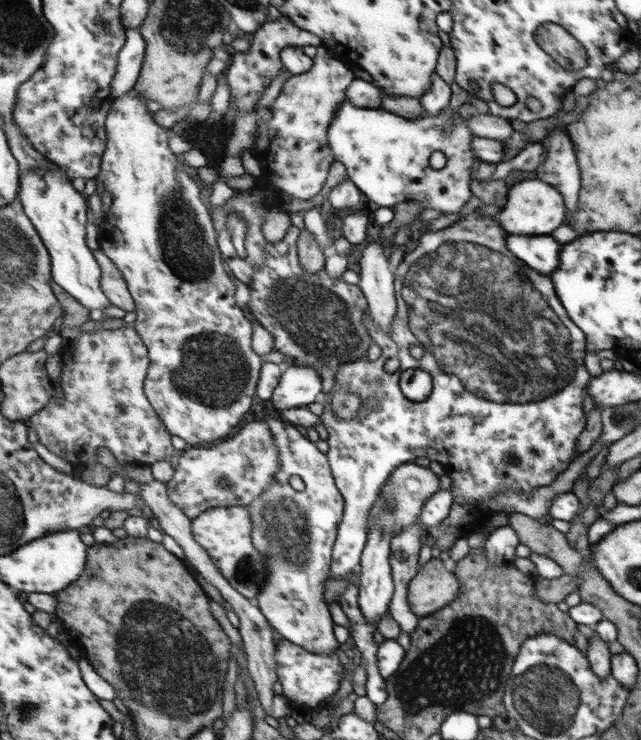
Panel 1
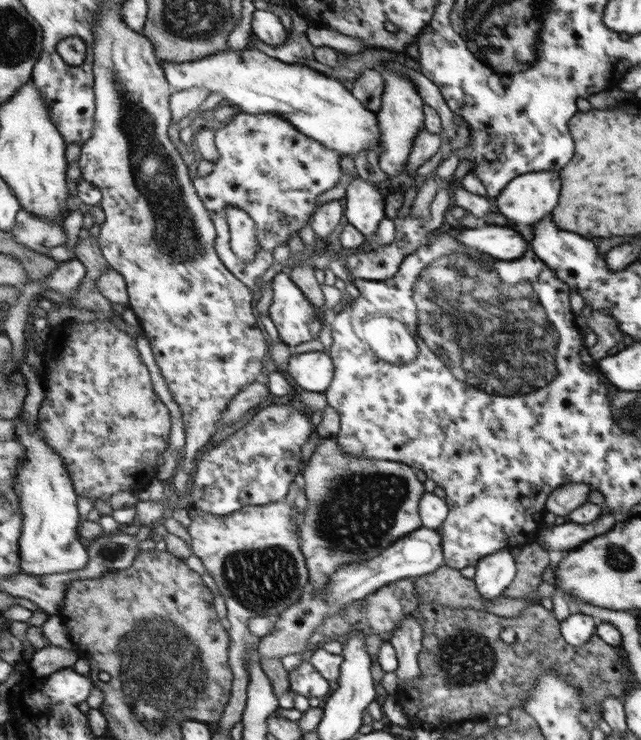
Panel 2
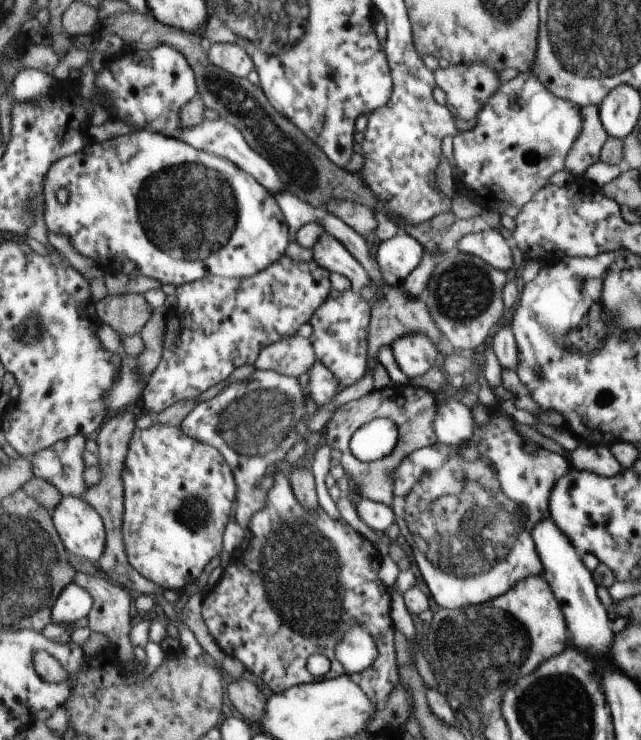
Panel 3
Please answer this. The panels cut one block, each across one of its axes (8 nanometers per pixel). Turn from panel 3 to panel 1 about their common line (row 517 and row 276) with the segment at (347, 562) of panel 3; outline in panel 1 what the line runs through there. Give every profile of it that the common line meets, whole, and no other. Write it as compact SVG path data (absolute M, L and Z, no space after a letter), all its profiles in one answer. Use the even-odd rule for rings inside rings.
M294 225L282 242L269 242L266 246L268 264L256 272L250 284L252 302L249 305L274 335L276 351L288 355L288 365L316 370L330 366L336 374L340 364L367 357L368 348L374 344L362 320L366 296L360 287L346 282L342 276L332 278L325 269L310 274L299 254L301 233Z

